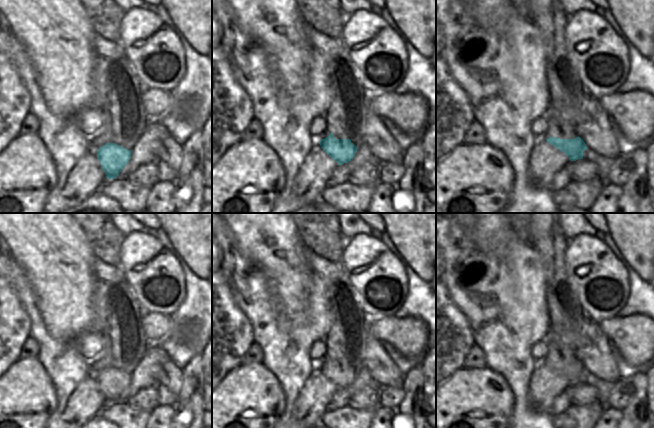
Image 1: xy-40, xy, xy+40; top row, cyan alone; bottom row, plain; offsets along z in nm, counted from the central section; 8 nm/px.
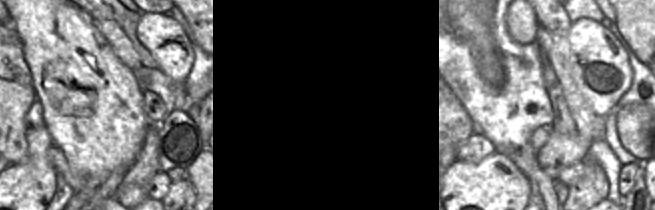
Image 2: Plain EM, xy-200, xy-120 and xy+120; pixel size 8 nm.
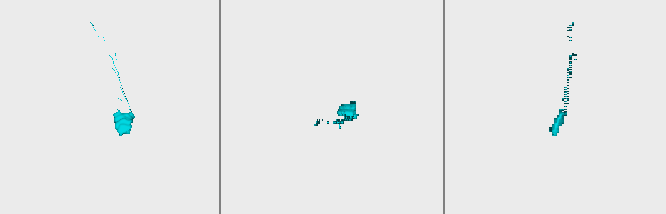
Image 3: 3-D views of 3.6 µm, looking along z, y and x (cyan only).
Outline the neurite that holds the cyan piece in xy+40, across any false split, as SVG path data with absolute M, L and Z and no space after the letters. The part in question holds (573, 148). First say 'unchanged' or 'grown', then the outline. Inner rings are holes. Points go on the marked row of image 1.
grown; M555 110L546 116L547 132L540 138L562 151L571 161L583 159L587 146L575 129Z

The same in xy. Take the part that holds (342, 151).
grown; M325 131L319 144L323 151L337 162L337 165L351 161L358 149L344 133L328 133Z

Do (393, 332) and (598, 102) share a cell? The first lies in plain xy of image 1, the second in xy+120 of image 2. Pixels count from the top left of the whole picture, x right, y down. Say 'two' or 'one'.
two

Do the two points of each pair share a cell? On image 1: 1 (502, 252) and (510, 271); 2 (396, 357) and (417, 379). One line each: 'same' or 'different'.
1: different
2: different

